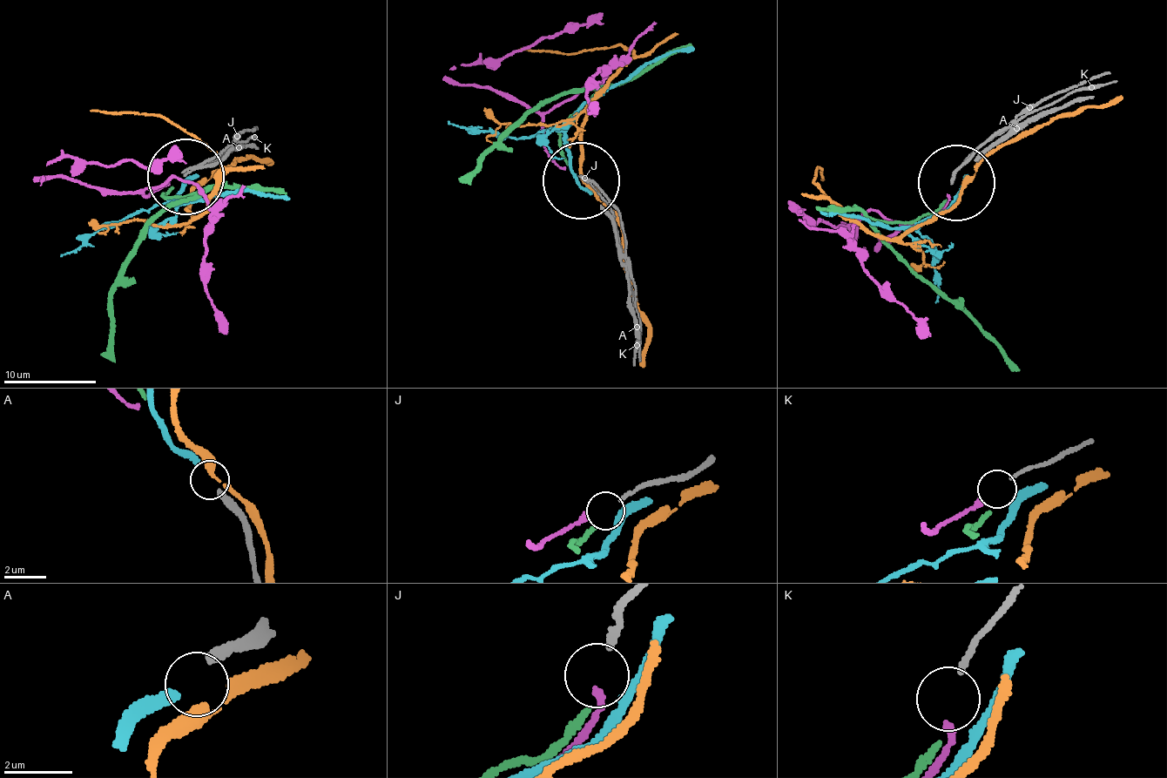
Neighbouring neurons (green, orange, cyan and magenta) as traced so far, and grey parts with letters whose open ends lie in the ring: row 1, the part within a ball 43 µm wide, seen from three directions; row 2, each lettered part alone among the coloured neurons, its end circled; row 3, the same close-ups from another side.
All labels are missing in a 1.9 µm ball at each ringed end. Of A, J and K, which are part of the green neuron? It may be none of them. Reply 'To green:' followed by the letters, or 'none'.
To green: J

